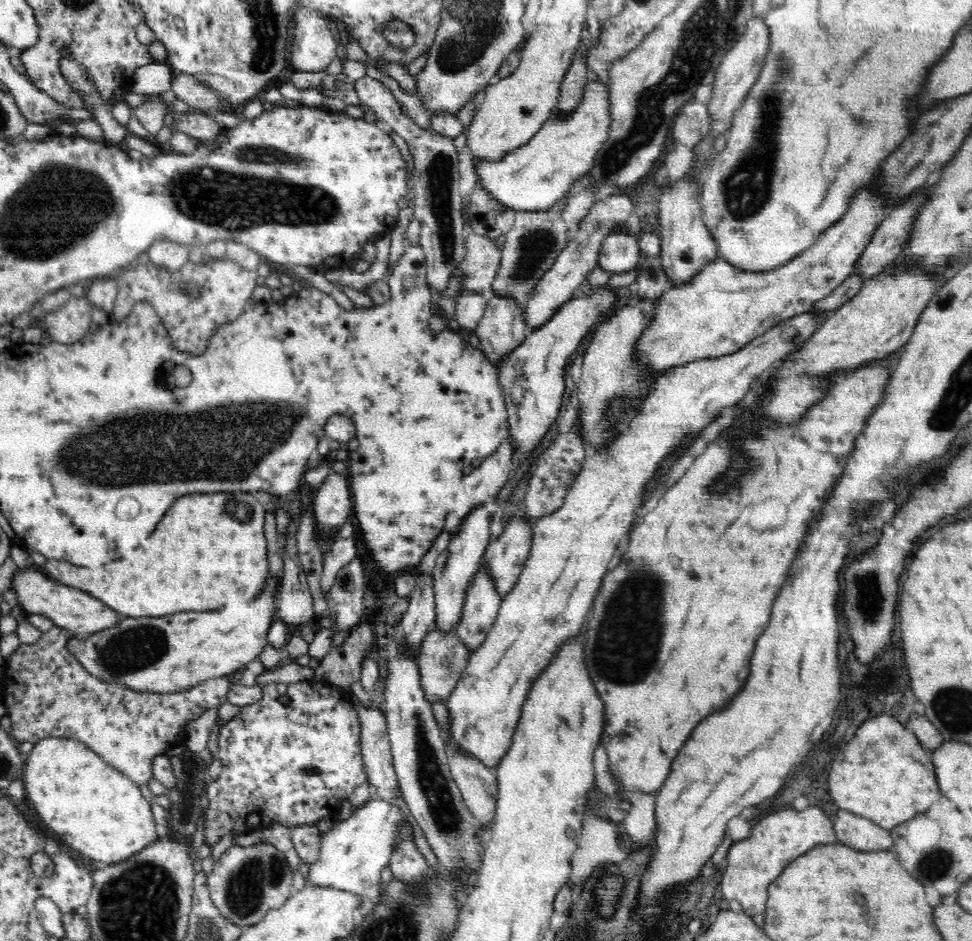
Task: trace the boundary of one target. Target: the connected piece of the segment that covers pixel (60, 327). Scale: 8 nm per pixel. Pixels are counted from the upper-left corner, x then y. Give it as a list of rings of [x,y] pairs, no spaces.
[[[71,296],[61,308],[46,313],[44,328],[52,341],[74,344],[90,335],[90,311],[93,306],[83,296]]]

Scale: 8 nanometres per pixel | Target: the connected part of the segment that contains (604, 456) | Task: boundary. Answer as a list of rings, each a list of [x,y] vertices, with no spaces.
[[[809,310],[778,323],[762,336],[748,342],[744,348],[736,350],[734,354],[702,358],[664,370],[658,378],[650,381],[646,398],[634,410],[634,416],[628,422],[626,430],[622,430],[620,436],[615,437],[612,446],[606,452],[586,454],[582,468],[576,480],[572,482],[570,490],[566,492],[566,498],[560,508],[534,522],[530,557],[518,576],[519,580],[514,589],[503,598],[492,630],[486,634],[486,640],[472,652],[468,667],[462,672],[456,688],[446,700],[450,711],[450,737],[460,751],[478,757],[488,768],[497,766],[513,741],[522,706],[531,686],[560,652],[559,648],[585,627],[594,596],[600,590],[602,578],[608,570],[608,562],[616,554],[618,546],[624,544],[626,548],[632,526],[638,521],[636,510],[644,504],[643,494],[659,466],[668,457],[683,456],[701,430],[716,420],[724,408],[742,402],[752,390],[752,386],[760,382],[766,368],[776,358],[780,359],[781,355],[787,354],[790,349],[797,349],[806,342],[829,314],[830,312],[816,315],[814,311]]]

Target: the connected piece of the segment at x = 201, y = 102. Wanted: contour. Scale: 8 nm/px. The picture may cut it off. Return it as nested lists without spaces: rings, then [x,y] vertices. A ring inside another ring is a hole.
[[[176,73],[171,90],[178,100],[184,100],[191,111],[206,112],[211,108],[221,109],[219,93],[200,85],[192,76]]]

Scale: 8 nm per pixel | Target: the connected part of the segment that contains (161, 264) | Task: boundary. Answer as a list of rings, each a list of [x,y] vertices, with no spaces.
[[[156,240],[148,246],[149,260],[164,271],[177,271],[188,260],[188,249],[183,243]]]

